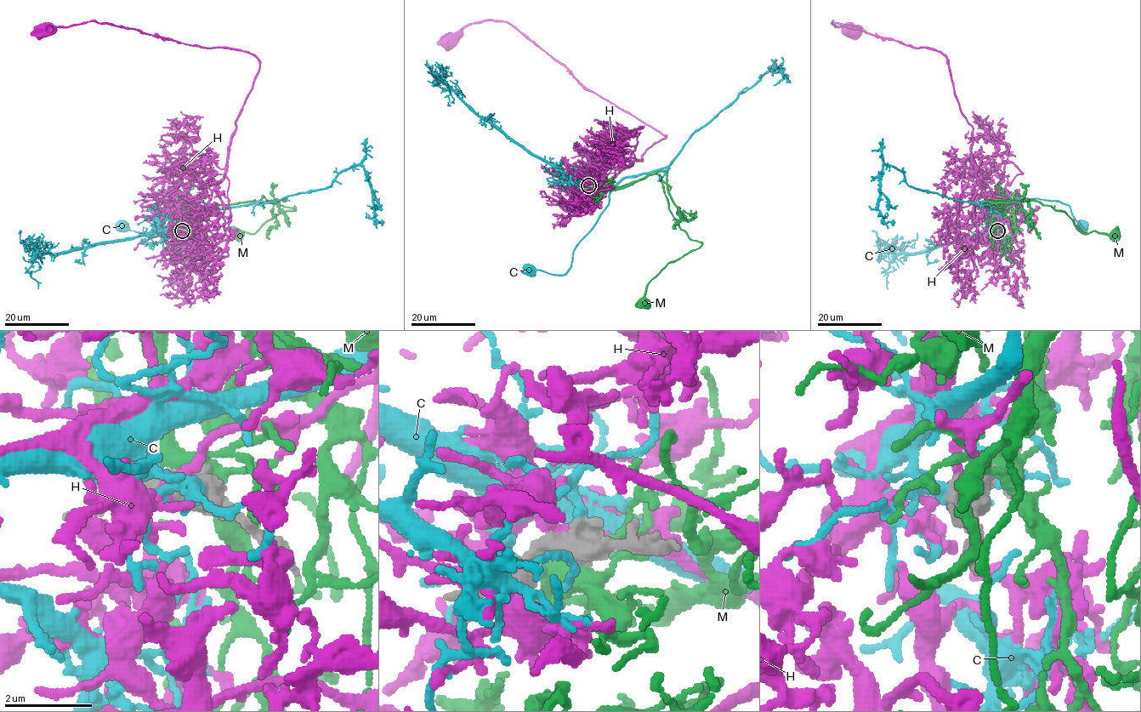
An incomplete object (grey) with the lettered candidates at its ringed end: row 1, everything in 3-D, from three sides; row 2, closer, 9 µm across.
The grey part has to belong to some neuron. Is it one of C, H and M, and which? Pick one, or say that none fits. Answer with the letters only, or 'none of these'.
H

